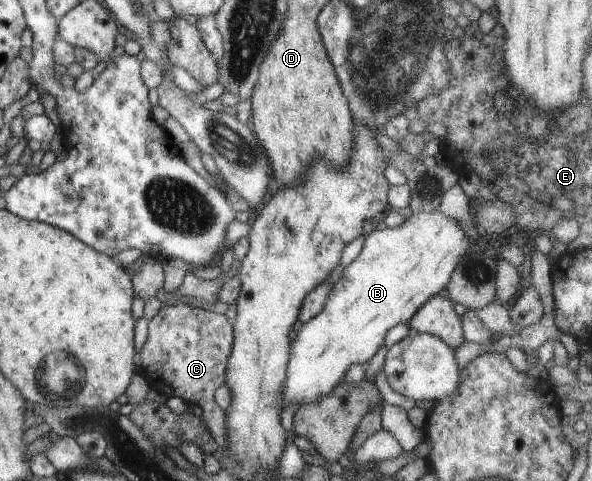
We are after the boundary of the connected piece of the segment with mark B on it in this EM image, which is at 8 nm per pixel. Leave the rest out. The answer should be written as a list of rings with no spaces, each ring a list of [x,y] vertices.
[[[439,210],[415,212],[406,216],[401,225],[383,230],[375,228],[366,237],[359,256],[345,267],[341,278],[333,283],[323,310],[305,323],[299,330],[298,338],[291,344],[289,364],[285,370],[285,386],[281,390],[283,406],[293,404],[299,407],[303,402],[315,402],[323,398],[333,390],[337,382],[343,380],[349,366],[370,362],[384,345],[389,328],[401,322],[407,323],[425,302],[446,288],[457,263],[473,241],[455,218]]]

